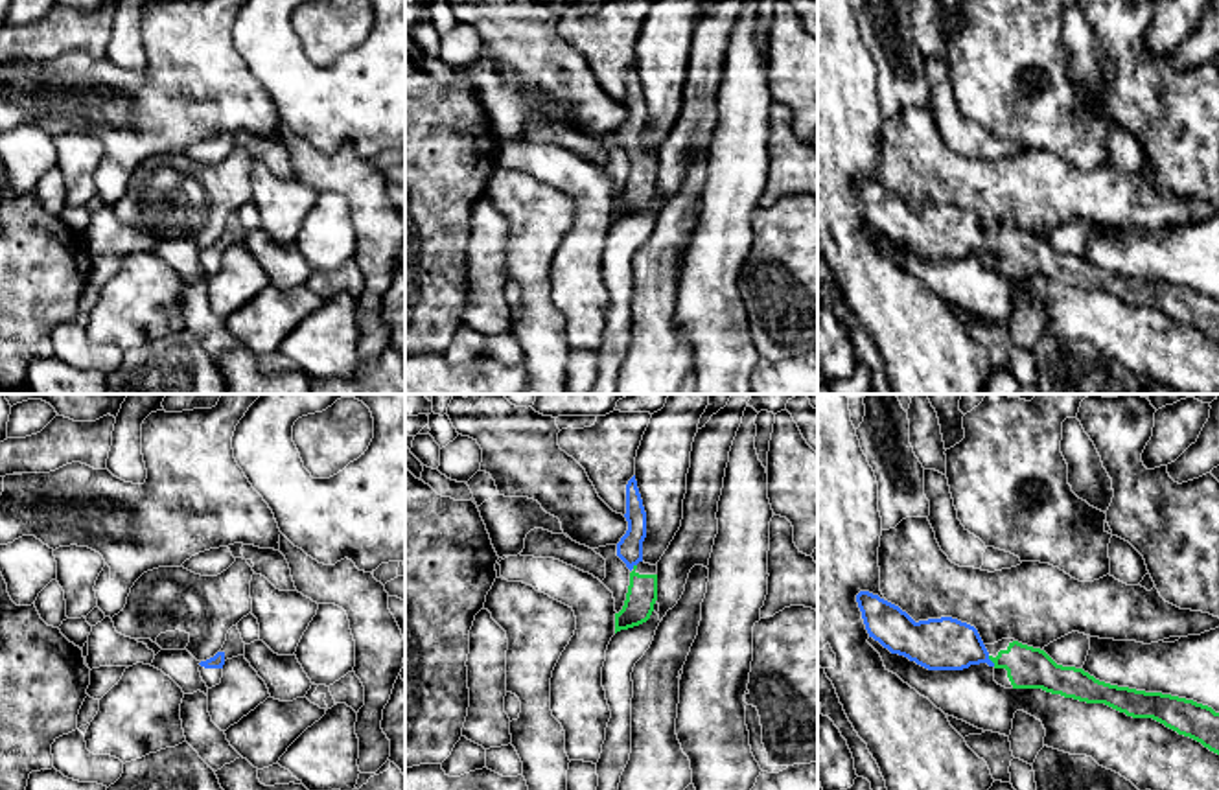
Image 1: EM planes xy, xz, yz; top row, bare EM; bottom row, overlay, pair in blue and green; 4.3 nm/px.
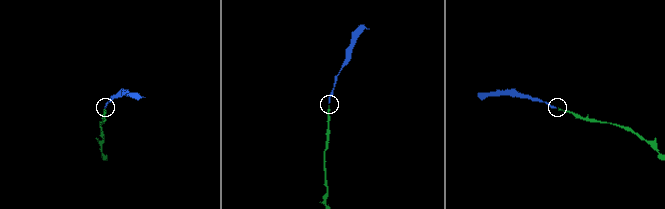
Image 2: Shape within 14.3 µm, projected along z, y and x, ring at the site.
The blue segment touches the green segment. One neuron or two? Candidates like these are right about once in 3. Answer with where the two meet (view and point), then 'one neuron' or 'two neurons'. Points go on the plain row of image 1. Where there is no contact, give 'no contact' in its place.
meets blue in yz at (991, 249); one neuron

